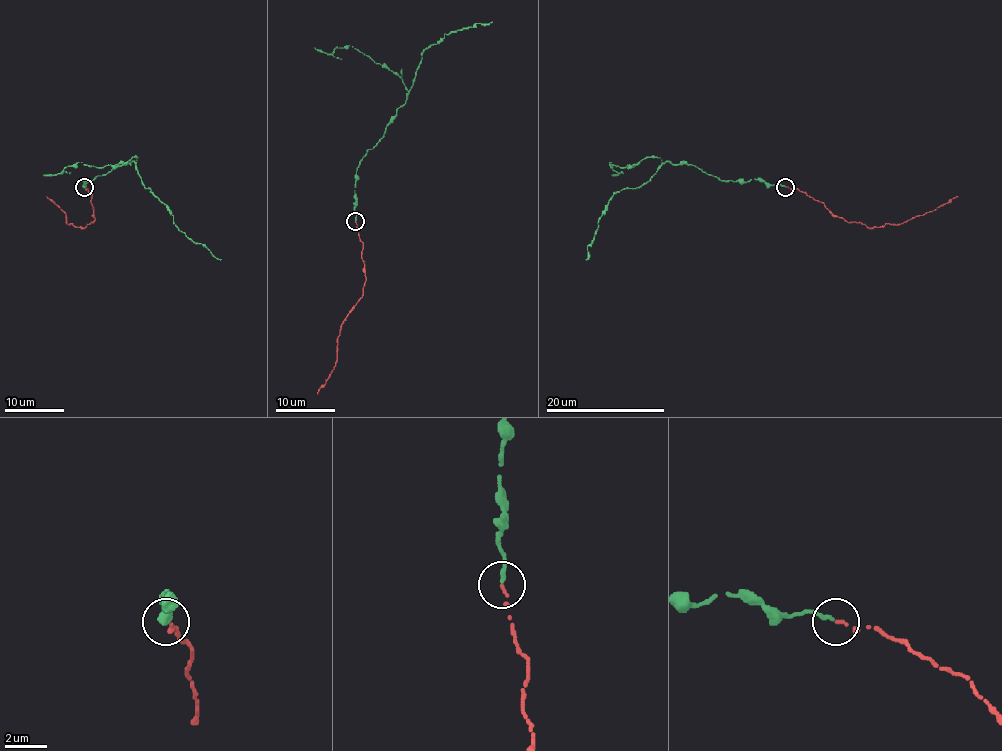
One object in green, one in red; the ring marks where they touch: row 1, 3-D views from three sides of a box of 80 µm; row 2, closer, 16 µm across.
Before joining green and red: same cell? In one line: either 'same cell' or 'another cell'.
same cell

